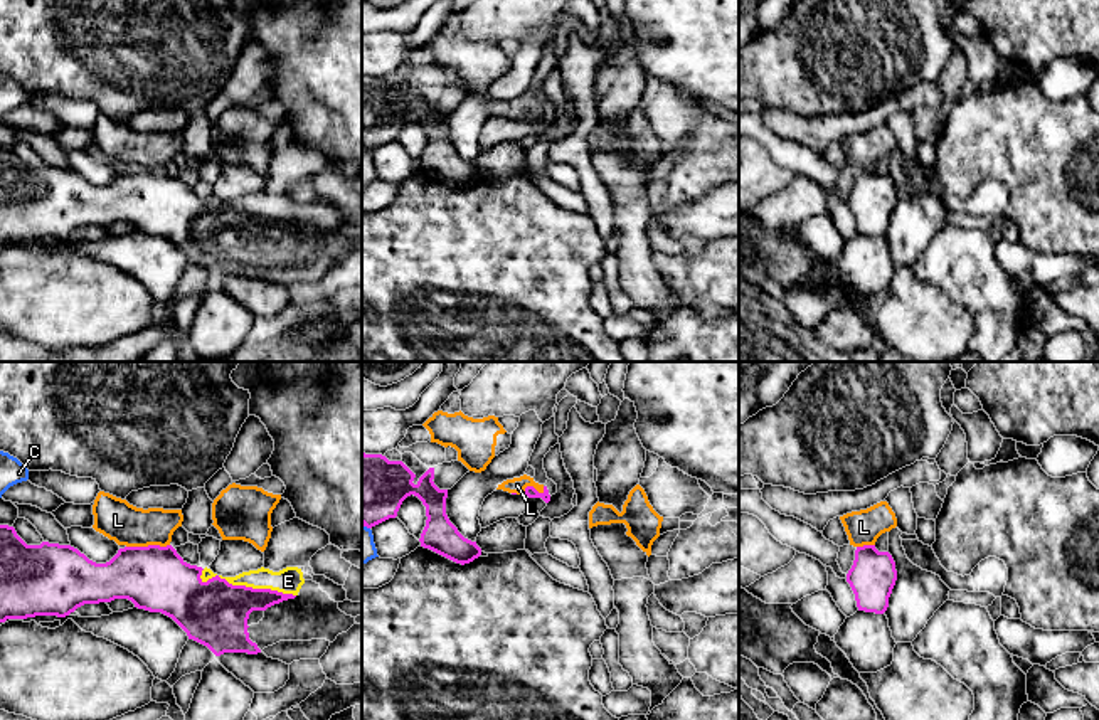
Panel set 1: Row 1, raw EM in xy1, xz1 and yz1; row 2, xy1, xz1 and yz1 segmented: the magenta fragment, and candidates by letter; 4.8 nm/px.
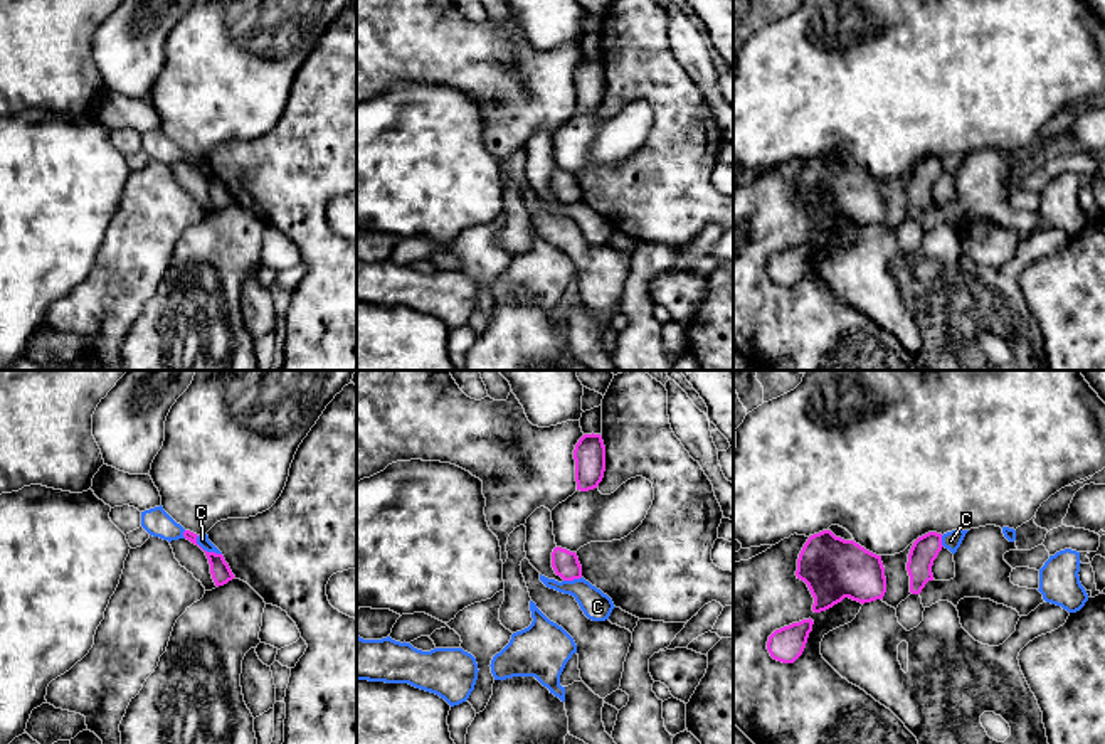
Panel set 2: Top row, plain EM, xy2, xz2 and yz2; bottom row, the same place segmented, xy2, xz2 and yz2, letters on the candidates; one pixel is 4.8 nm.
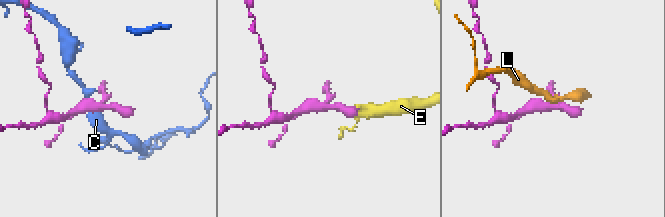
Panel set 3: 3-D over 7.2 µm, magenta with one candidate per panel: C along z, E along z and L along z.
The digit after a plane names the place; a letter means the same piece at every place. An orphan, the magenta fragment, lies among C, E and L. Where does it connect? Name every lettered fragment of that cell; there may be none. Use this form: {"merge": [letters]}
{"merge": ["E"]}

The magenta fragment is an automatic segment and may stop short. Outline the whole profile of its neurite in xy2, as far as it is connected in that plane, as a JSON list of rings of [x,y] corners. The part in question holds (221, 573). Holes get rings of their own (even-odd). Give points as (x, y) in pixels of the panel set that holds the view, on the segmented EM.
[[[207,550],[204,552],[209,559],[210,574],[217,587],[227,584],[235,577],[222,554],[207,552]]]

